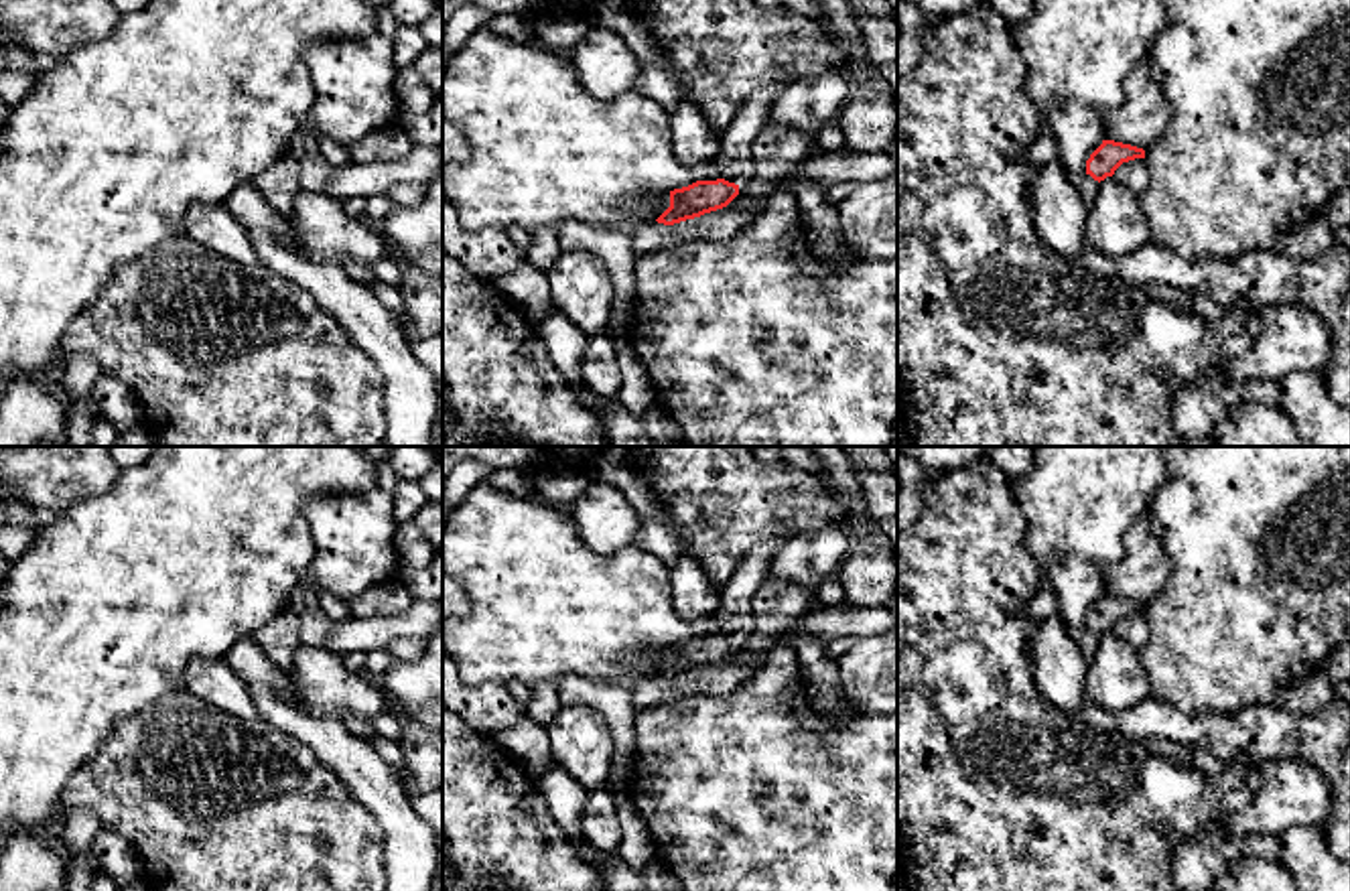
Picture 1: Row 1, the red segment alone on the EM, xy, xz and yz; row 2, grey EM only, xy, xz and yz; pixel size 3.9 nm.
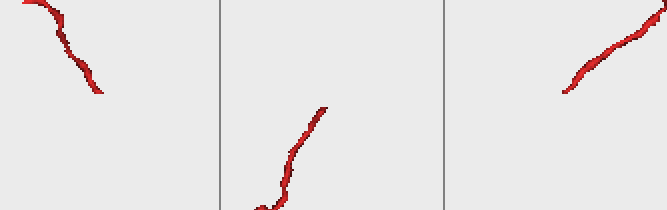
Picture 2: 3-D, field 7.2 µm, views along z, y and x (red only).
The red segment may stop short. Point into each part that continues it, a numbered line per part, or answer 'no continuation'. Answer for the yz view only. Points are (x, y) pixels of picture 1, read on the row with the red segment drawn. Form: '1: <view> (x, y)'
1: yz (1085, 183)

